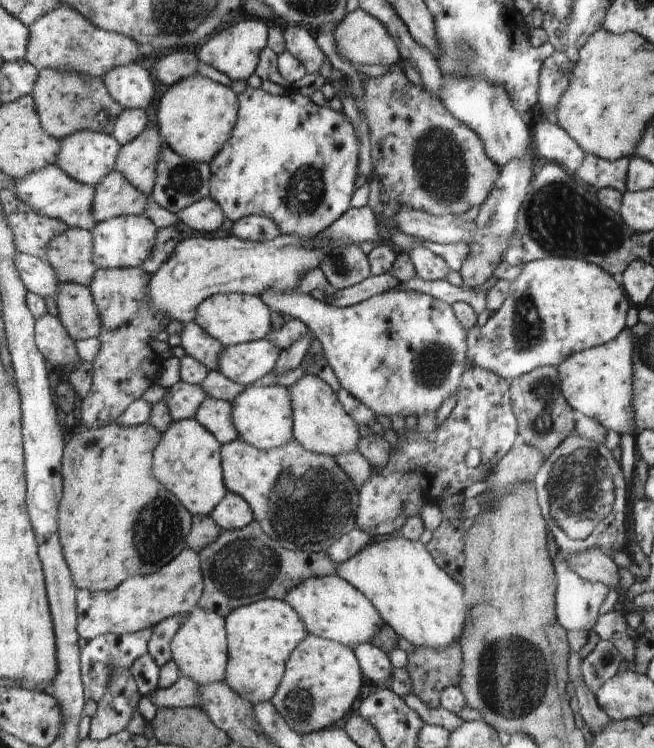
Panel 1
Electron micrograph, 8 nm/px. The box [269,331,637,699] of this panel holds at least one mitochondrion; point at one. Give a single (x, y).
(580, 485)

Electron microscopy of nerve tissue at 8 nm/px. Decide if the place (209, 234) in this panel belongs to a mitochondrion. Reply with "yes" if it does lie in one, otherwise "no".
no

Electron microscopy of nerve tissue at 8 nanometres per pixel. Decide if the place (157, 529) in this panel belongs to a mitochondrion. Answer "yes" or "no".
yes

